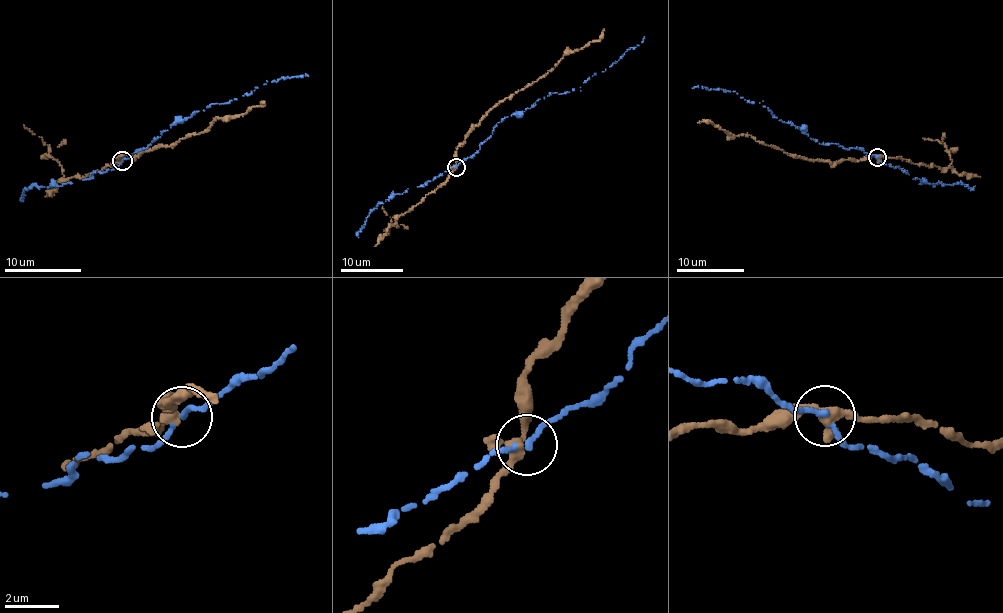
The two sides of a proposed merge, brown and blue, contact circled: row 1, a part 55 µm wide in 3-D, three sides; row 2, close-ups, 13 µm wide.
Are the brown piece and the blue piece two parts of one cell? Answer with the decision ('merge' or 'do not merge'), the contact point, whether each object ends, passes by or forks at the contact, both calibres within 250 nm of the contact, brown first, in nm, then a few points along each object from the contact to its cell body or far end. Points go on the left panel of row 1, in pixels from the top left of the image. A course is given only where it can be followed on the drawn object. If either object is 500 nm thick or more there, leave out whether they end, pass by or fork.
do not merge | (122, 161) | brown forks | blue passes by | 280/170 nm | brown via (120, 161), (116, 155), (130, 156), (172, 146), (191, 134), (203, 132), (214, 119), (244, 114), (264, 103) | blue via (122, 161), (211, 104), (228, 103), (267, 81), (308, 75)

